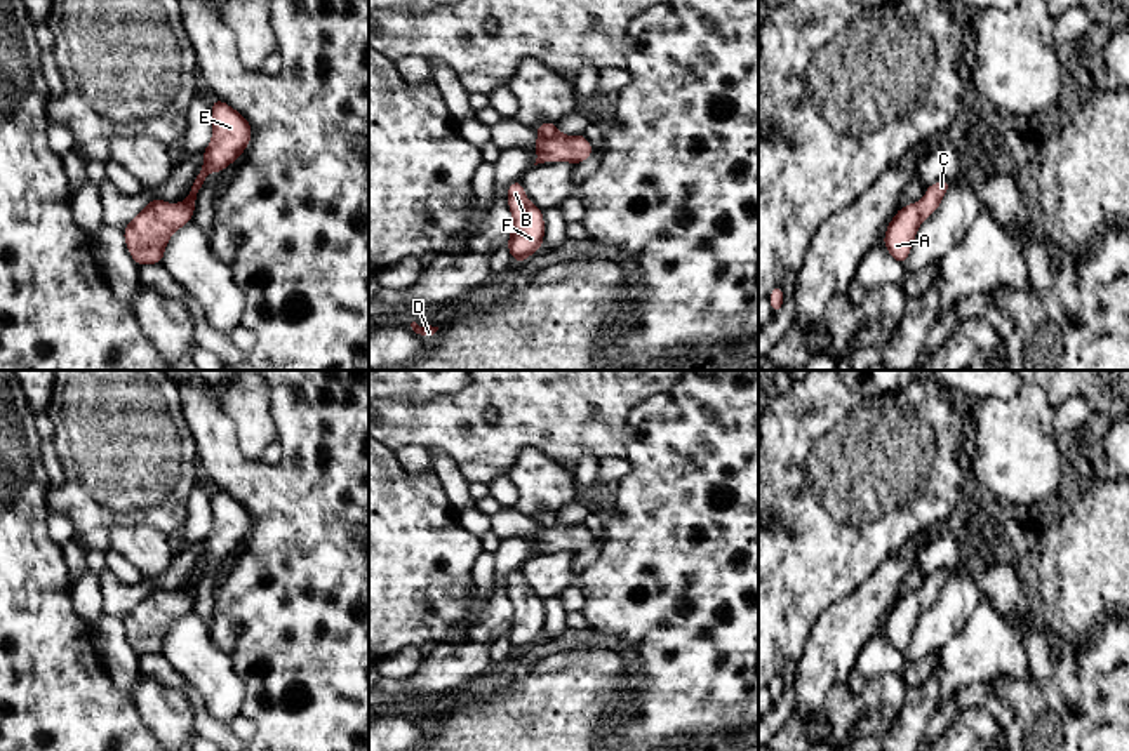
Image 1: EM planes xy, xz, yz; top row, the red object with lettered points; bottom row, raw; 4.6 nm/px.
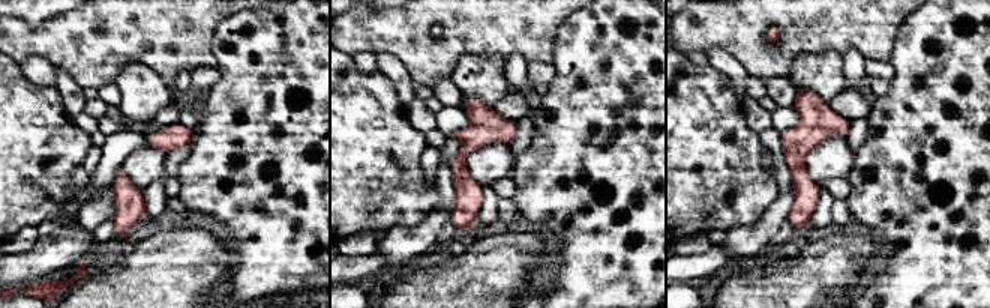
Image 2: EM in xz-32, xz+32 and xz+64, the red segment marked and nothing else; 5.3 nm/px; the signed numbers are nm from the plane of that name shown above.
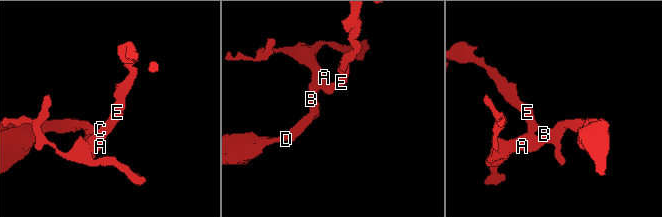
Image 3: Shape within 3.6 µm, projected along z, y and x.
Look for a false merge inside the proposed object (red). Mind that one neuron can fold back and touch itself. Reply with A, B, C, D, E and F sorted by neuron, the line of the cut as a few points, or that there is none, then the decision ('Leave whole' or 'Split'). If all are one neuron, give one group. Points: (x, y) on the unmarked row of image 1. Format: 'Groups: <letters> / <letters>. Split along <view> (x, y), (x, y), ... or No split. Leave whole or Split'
Groups: A B C D E F. No split. Leave whole

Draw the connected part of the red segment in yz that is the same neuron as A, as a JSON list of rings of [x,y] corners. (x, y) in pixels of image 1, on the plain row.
[[[941,568],[927,575],[922,589],[901,596],[891,608],[884,622],[884,635],[898,654],[908,648],[920,614],[938,600],[950,574],[950,570]]]

